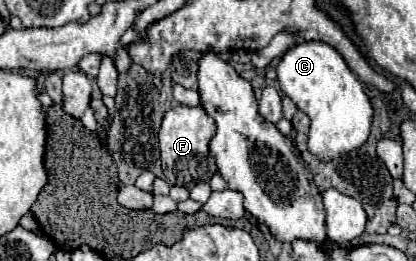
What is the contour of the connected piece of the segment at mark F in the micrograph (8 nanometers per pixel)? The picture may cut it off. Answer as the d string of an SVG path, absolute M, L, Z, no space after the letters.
M177 106L171 108L161 124L159 130L159 150L161 150L161 162L163 162L163 174L169 180L169 184L193 188L197 182L209 182L213 174L217 172L215 158L209 152L209 140L215 134L215 120L205 112L205 108L199 106Z

